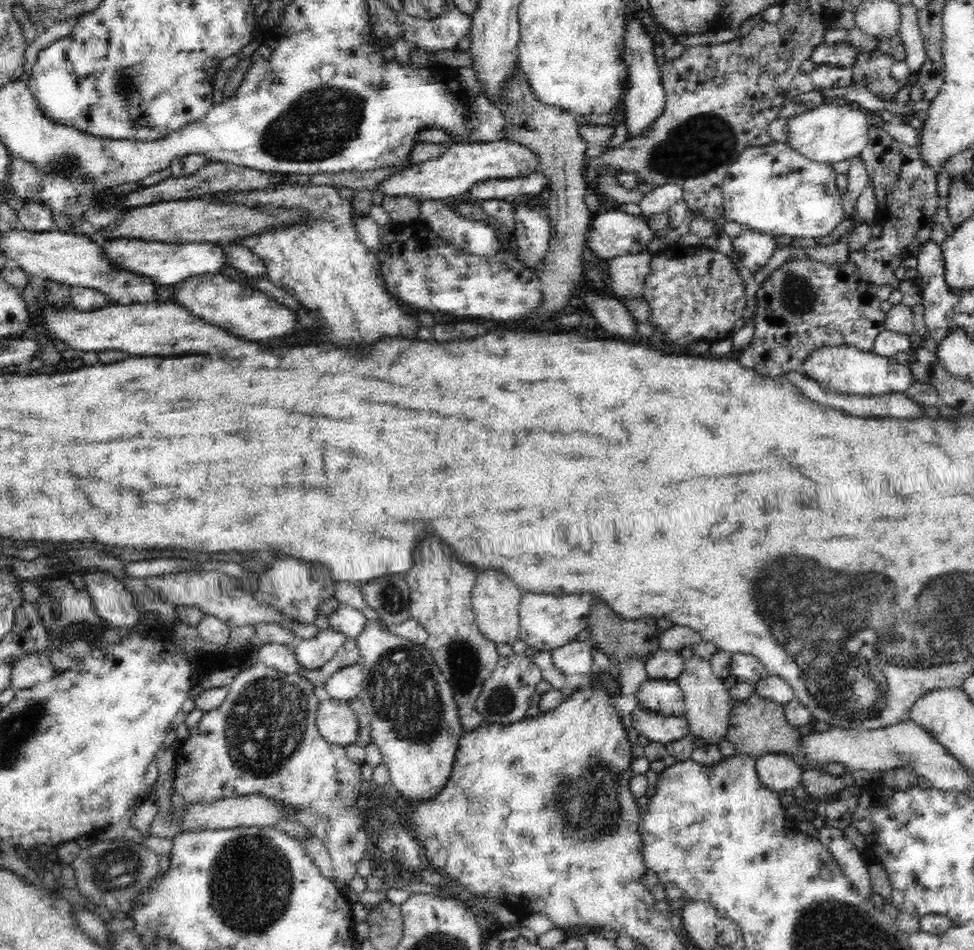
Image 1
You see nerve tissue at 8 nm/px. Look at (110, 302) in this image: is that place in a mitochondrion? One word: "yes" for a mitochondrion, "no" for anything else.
no

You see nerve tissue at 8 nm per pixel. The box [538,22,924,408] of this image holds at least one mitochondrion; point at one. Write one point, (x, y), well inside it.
(697, 145)

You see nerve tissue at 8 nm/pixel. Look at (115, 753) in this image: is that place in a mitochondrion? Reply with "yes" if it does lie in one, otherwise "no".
no

